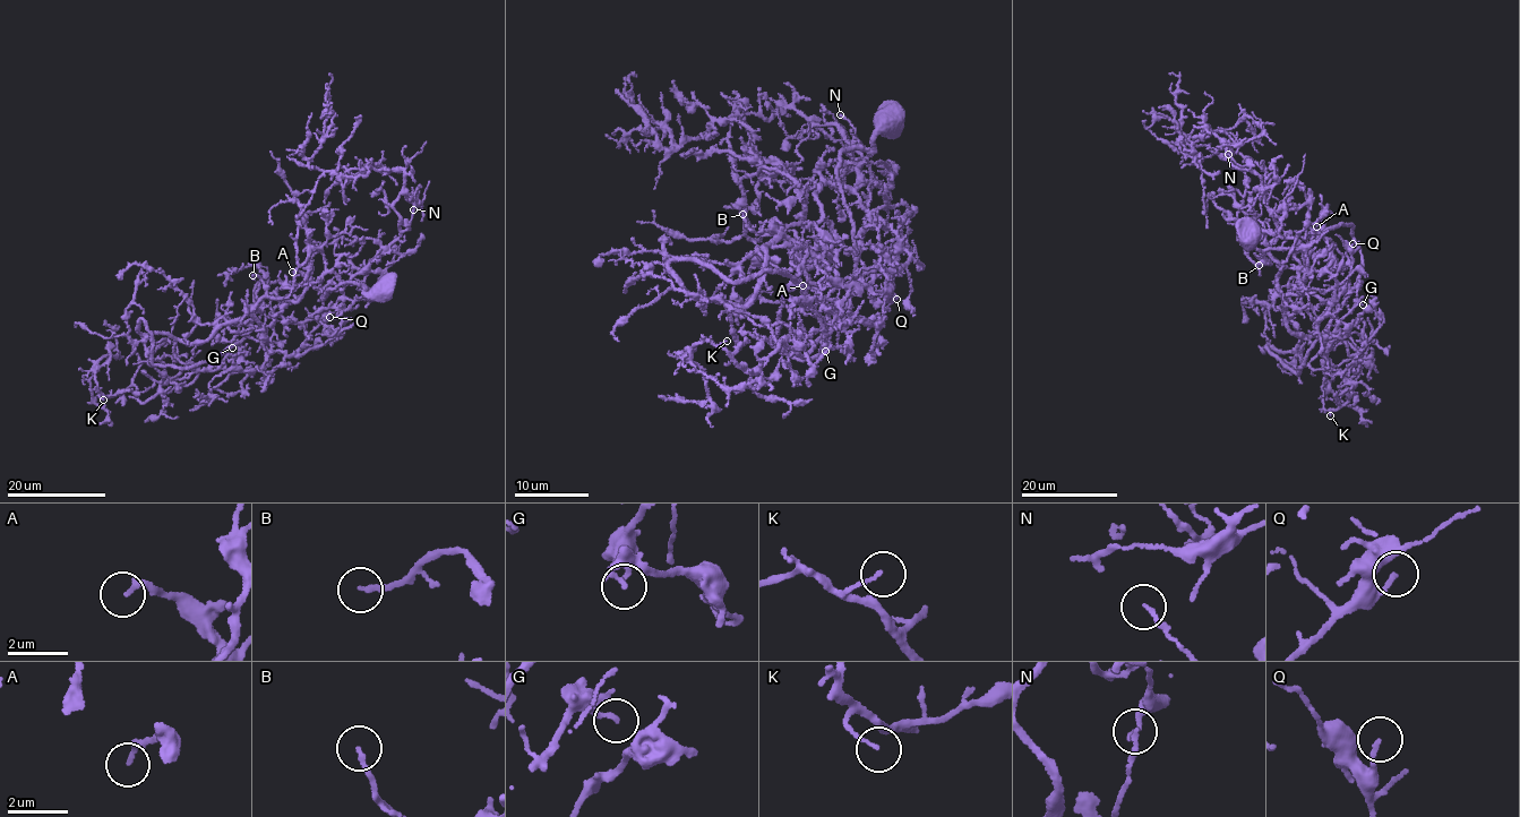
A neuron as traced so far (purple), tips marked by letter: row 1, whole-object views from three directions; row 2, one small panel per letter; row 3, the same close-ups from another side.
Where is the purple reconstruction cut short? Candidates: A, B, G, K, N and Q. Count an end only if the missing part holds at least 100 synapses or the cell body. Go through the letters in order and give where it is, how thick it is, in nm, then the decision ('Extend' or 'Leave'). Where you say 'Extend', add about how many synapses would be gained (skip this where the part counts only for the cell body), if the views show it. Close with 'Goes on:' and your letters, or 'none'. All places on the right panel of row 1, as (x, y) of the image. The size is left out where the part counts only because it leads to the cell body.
A: Place: (1316, 226). Thickness 190 nm. Leave
B: Place: (1259, 265). Thickness 150 nm. Extend. Roughly 200 synapses
G: Place: (1363, 304). Thickness 160 nm. Leave
K: Place: (1330, 415). Thickness 130 nm. Leave
N: Place: (1228, 154). Thickness 140 nm. Leave
Q: Place: (1353, 243). Thickness 160 nm. Leave
Goes on: B

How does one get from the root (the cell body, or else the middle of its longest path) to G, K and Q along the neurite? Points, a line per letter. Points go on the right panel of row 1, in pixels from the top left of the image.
G: (1248, 239), (1353, 228), (1298, 373), (1286, 295), (1339, 336), (1363, 304)
K: (1248, 239), (1353, 228), (1362, 274), (1298, 373), (1267, 346), (1356, 380), (1330, 415)
Q: (1248, 239), (1353, 228), (1362, 274), (1298, 373), (1267, 346), (1314, 335), (1285, 297), (1336, 311), (1353, 243)

